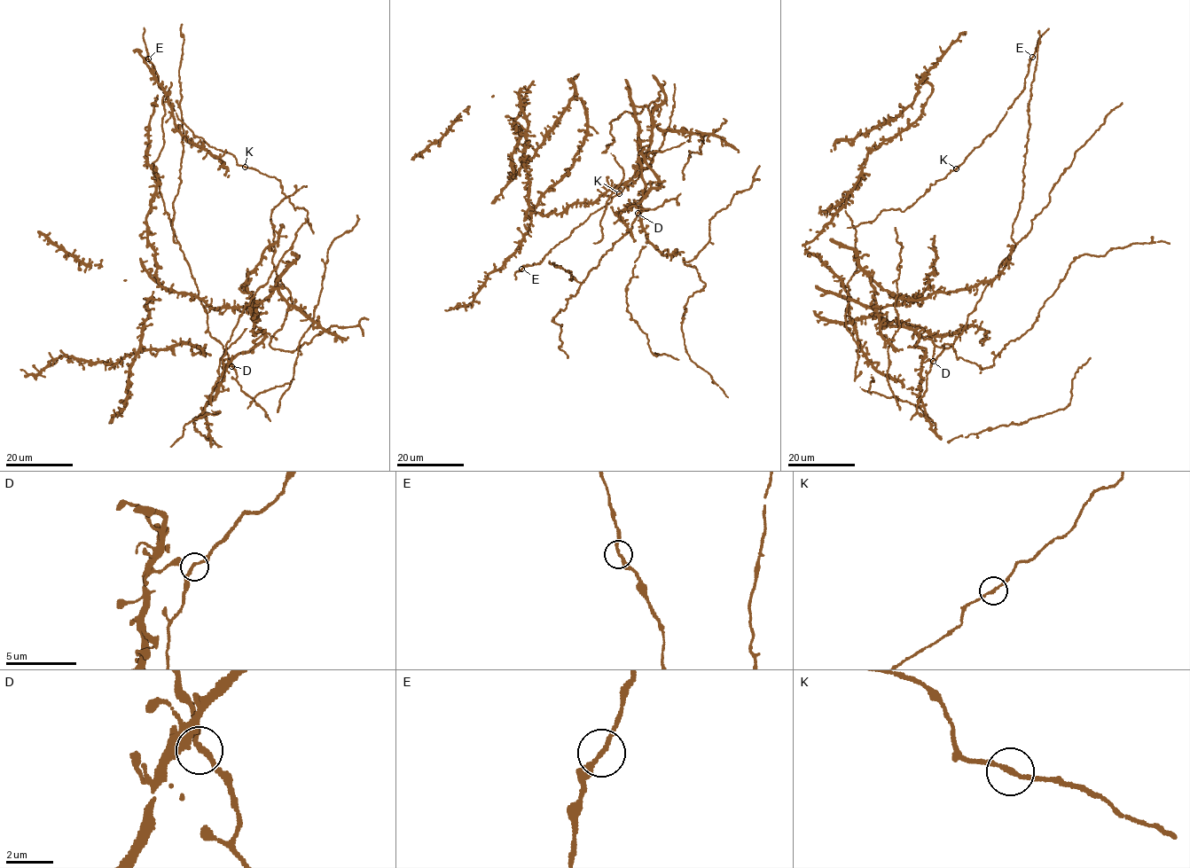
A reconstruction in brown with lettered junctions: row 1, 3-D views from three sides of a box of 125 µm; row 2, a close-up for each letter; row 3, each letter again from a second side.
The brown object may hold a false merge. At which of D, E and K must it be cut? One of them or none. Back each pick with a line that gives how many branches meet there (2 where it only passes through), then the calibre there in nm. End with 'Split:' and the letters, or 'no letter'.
Split: no letter

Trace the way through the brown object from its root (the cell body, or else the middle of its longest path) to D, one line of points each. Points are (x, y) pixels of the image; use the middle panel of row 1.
D: (621, 114), (659, 106), (640, 168), (638, 150), (641, 147), (661, 185), (634, 205), (638, 213)

